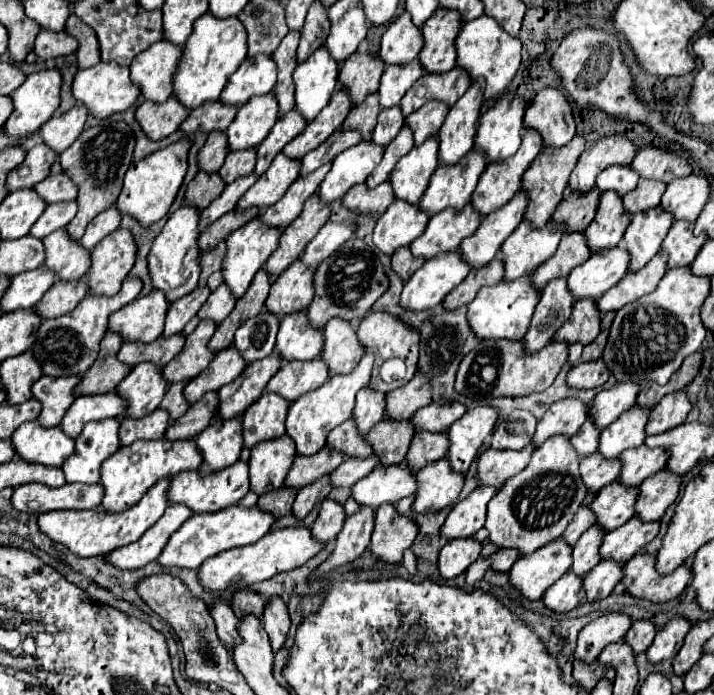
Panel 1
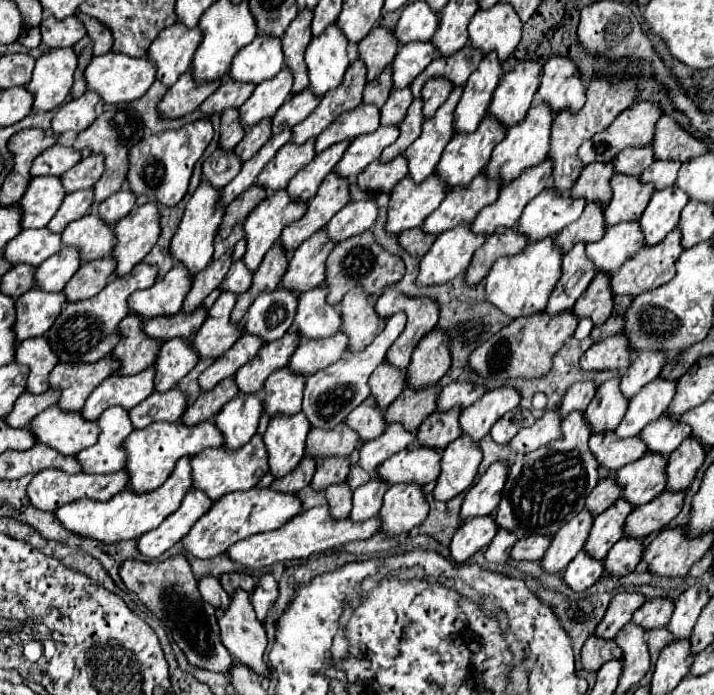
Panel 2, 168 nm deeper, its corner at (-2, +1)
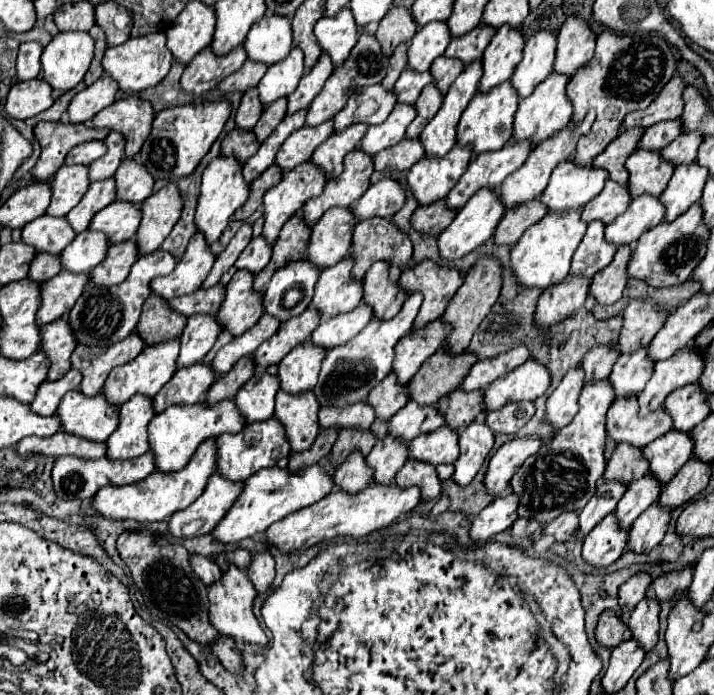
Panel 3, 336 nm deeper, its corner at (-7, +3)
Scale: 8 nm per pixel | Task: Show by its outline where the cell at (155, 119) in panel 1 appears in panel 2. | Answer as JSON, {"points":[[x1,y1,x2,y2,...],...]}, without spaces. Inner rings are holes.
{"points":[[188,70,178,78,174,86,170,86,158,108,166,118,180,118,194,112,220,84,222,80,218,84,194,84,194,76,190,76]]}

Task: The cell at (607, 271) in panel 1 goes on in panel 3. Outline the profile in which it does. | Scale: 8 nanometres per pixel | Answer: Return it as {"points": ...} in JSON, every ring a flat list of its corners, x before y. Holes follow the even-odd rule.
{"points":[[635,198,631,200,625,214,621,214,611,226,605,228,605,240,615,246,633,244,643,232,651,230,663,220,663,206,659,198]]}

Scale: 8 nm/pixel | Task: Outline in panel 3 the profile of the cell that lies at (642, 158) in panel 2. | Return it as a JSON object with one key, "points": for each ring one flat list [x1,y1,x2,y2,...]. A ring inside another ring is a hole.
{"points":[[679,118,671,122,659,122,659,126,651,126,643,132,637,150,647,150,647,152,661,152,665,146,671,144,681,134,679,130]]}

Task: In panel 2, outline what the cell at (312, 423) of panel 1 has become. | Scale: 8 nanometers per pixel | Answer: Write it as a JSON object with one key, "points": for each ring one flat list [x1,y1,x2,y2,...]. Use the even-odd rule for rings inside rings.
{"points":[[396,312,394,316,388,318,386,328,362,350,362,352,346,352,348,356,342,356,340,360,336,360,334,364,318,370,316,374,312,374,306,382,306,390,304,390,304,404,302,404,302,412,308,416,310,426,314,428,334,428,336,424,340,424,360,402,364,402,370,396,370,386,368,386,368,378,374,372,374,368,378,364,384,362,388,348,394,344,394,340,402,334,406,326,406,314,404,312]]}

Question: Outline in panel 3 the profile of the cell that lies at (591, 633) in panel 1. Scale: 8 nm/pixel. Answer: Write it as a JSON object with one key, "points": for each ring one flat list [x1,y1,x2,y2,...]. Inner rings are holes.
{"points":[[635,574,629,578,621,588,619,588,619,606,621,606,621,616,627,618,633,608,645,598,645,592,651,584,651,576,647,574]]}

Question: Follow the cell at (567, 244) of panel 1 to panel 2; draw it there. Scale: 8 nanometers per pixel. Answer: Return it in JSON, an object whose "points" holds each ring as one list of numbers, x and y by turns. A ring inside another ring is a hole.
{"points":[[588,204,582,212,582,216,572,222,568,228,564,228,556,238,558,246,568,252,578,240,590,244,590,242,596,242,604,236,606,232,606,224,604,224,604,216,602,216,602,210,604,206,602,204]]}

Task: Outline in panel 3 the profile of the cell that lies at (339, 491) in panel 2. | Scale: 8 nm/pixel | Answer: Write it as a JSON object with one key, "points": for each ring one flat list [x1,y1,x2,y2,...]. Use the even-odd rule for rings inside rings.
{"points":[[353,452,345,464,341,464,335,470,335,486,347,494,359,494,369,486,371,480,371,470,367,470,367,464,363,462,363,456,359,452]]}

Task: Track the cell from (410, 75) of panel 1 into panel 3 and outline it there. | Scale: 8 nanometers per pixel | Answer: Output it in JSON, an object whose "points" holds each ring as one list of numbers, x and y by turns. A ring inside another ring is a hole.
{"points":[[431,22,419,28,407,48,407,58,409,58,407,68,415,72,427,72,431,62,437,56,443,56,449,42,451,42,451,34,445,22]]}

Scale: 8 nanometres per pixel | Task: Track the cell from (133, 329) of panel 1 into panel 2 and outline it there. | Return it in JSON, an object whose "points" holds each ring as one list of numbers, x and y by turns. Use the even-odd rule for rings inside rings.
{"points":[[176,264,164,280,158,280,146,290,138,290,130,296,130,312,140,314,144,320,162,314,176,314,182,310,182,302,190,292,192,276,184,264]]}

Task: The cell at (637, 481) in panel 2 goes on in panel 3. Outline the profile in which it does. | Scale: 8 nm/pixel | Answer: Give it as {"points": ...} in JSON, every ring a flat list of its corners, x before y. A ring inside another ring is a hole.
{"points":[[669,430,663,438,651,442,651,446,643,448,643,456,649,460,649,470,655,480,665,486,691,458,691,438,687,434,675,434]]}

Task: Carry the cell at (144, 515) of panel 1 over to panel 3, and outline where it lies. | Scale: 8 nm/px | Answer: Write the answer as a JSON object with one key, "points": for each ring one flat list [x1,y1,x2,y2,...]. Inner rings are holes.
{"points":[[209,438,207,442,203,442,197,448,197,452,193,454,193,458,189,460,189,464,183,470,179,470,175,474,153,472,147,478,143,478,131,486,107,486,93,496,91,508,107,520,137,520,139,524,161,522,161,520,167,520,169,516,173,516,177,510,183,510,189,504,193,504,199,498,199,494,203,492,203,488,213,472,215,472,215,440]]}

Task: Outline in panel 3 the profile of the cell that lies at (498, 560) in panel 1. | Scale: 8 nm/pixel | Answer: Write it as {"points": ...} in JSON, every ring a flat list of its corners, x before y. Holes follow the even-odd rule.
{"points":[[561,514,559,518,555,518,555,522,549,522,543,528,543,534,553,534,557,542,565,542,575,534,577,524,579,524,577,514]]}

